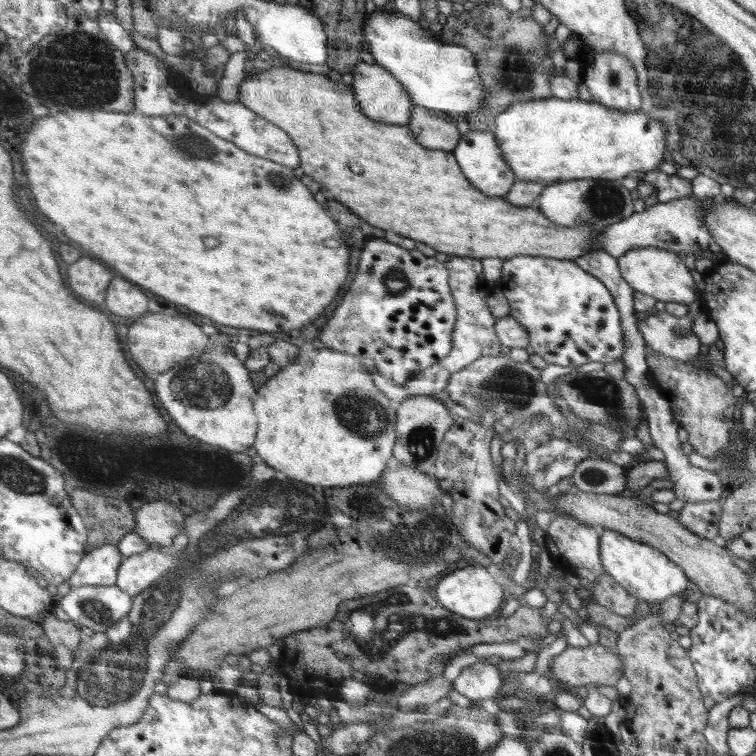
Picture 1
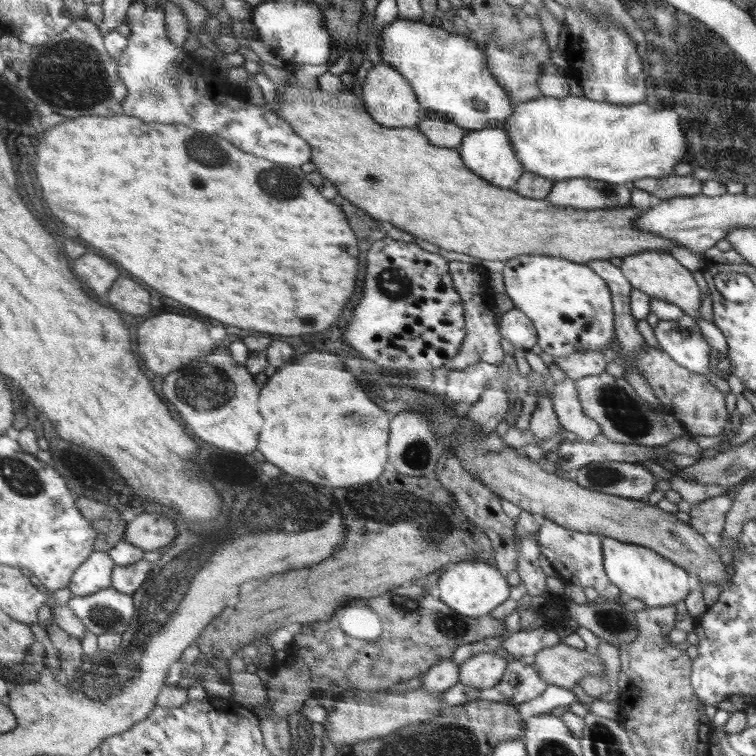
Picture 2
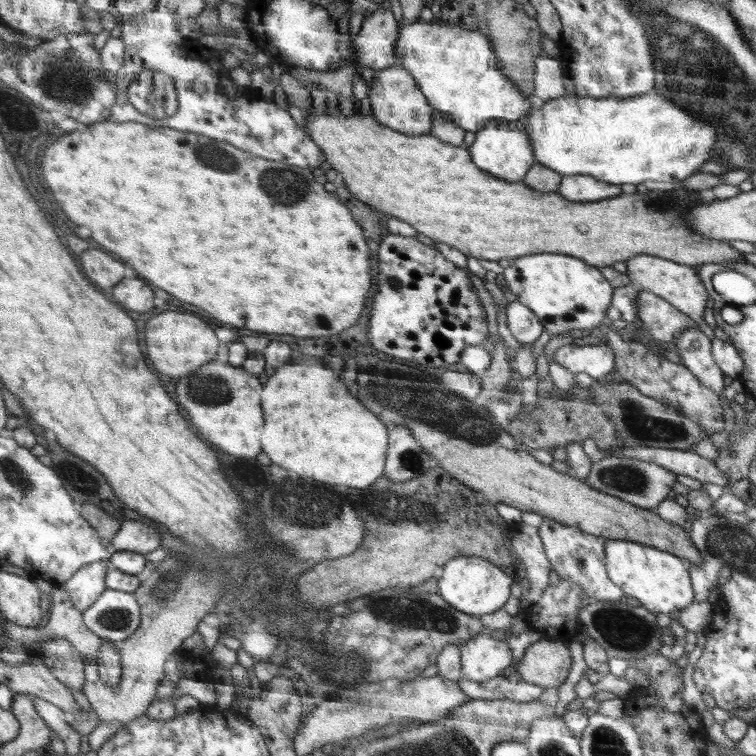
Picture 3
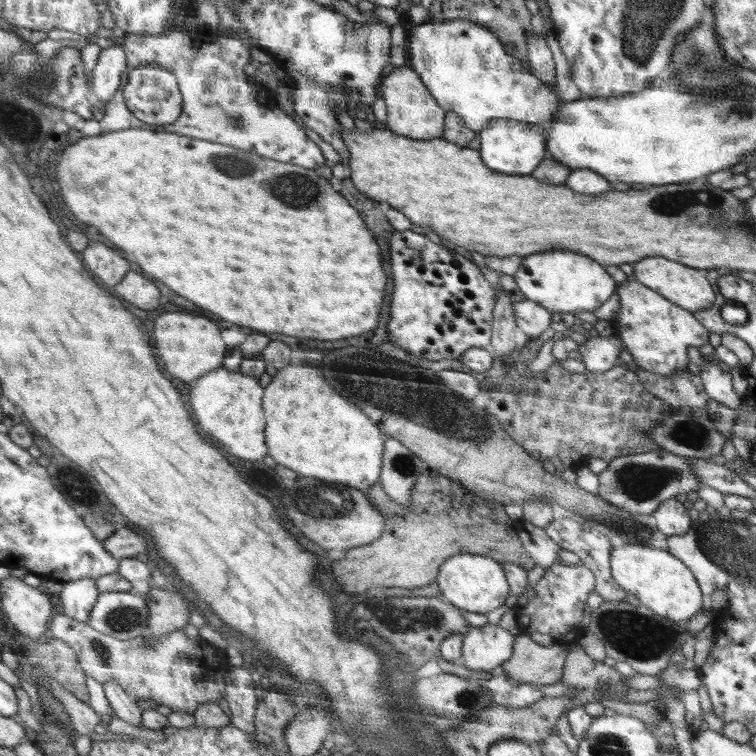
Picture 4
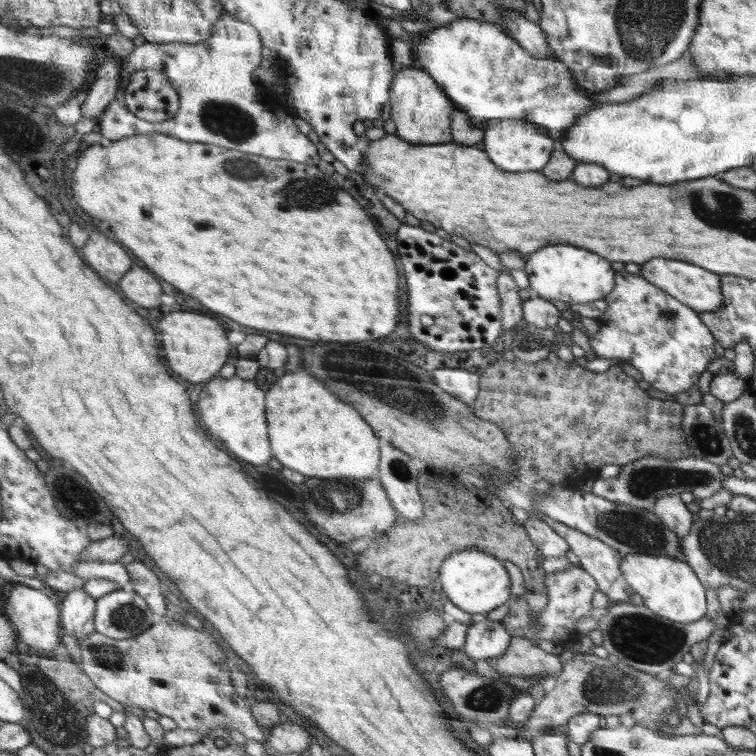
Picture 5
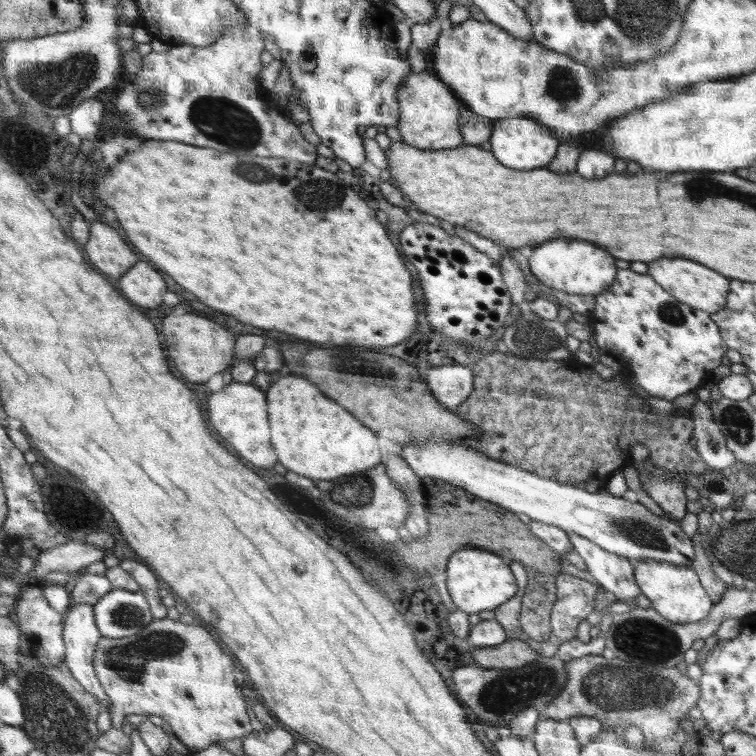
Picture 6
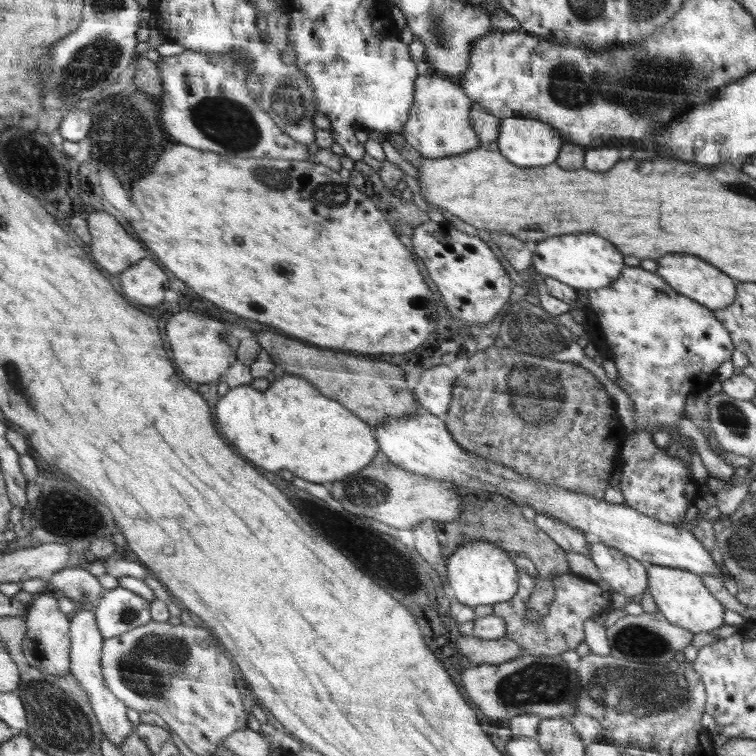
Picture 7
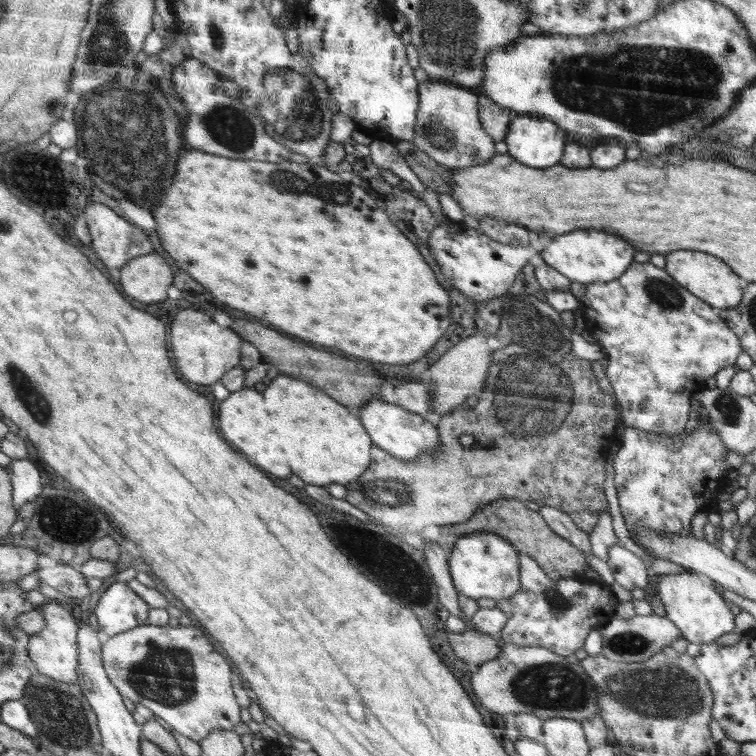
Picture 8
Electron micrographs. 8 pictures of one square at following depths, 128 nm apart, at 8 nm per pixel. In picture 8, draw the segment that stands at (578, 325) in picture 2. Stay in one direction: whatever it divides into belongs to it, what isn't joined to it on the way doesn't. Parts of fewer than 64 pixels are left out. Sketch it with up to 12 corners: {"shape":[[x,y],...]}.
{"shape":[[582,229],[539,252],[571,281],[610,282],[634,262],[618,235]]}

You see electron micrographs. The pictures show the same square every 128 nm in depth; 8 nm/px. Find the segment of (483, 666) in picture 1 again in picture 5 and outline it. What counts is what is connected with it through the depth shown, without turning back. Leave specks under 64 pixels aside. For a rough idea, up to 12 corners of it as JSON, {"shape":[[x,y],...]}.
{"shape":[[501,621],[469,624],[463,647],[473,661],[503,656],[512,634]]}

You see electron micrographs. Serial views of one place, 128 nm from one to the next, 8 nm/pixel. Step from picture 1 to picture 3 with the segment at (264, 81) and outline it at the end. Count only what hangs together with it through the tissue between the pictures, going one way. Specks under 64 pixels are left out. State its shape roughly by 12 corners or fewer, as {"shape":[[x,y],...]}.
{"shape":[[370,113],[305,120],[347,191],[466,256],[742,261],[698,190],[572,202]]}

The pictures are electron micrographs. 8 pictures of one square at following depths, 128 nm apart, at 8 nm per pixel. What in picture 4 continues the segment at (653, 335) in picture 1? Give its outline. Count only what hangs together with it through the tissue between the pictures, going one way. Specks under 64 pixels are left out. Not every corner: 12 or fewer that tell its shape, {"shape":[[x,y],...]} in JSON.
{"shape":[[717,361],[699,377],[711,399],[736,409],[742,398],[730,372]]}

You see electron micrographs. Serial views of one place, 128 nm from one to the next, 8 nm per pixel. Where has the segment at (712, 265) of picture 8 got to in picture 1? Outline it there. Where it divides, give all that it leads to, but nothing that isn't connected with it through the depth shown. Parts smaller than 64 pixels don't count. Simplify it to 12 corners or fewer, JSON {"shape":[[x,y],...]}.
{"shape":[[635,248],[619,256],[635,291],[693,307],[696,284],[676,253]]}

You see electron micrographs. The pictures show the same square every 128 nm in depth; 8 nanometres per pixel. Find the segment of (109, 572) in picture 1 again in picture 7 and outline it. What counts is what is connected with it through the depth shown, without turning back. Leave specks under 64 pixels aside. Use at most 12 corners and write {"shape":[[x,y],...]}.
{"shape":[[76,608],[71,671],[119,749],[134,733],[107,686],[95,614]]}

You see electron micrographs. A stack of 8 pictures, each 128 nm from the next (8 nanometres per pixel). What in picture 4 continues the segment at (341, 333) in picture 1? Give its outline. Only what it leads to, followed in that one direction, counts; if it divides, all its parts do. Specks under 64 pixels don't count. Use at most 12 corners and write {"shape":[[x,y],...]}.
{"shape":[[422,233],[390,237],[389,340],[490,349],[494,289]]}

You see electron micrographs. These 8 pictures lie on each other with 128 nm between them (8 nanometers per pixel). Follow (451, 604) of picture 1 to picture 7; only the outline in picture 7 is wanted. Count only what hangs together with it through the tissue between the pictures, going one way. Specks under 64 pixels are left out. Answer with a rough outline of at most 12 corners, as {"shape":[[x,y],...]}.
{"shape":[[461,545],[445,566],[454,598],[472,608],[519,592],[514,556]]}

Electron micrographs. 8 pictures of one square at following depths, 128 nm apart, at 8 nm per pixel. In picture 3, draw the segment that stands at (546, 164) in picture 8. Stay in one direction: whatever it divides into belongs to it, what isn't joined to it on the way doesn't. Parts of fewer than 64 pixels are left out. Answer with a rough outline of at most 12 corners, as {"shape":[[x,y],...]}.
{"shape":[[522,120],[486,125],[467,147],[480,170],[520,182],[536,164]]}

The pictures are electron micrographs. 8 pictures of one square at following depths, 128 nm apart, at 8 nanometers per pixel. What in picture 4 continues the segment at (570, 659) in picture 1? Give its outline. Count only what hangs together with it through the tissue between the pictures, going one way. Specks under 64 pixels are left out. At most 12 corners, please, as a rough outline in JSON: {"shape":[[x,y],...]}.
{"shape":[[515,637],[513,656],[496,671],[537,687],[563,678],[567,653]]}

